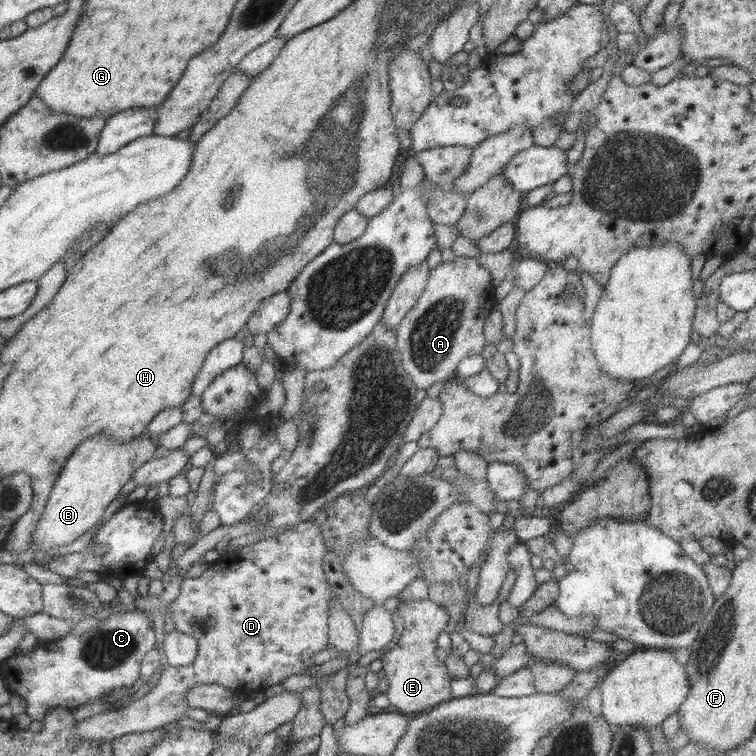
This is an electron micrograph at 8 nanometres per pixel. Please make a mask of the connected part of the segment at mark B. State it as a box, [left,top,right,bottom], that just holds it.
[18,430,157,564]

